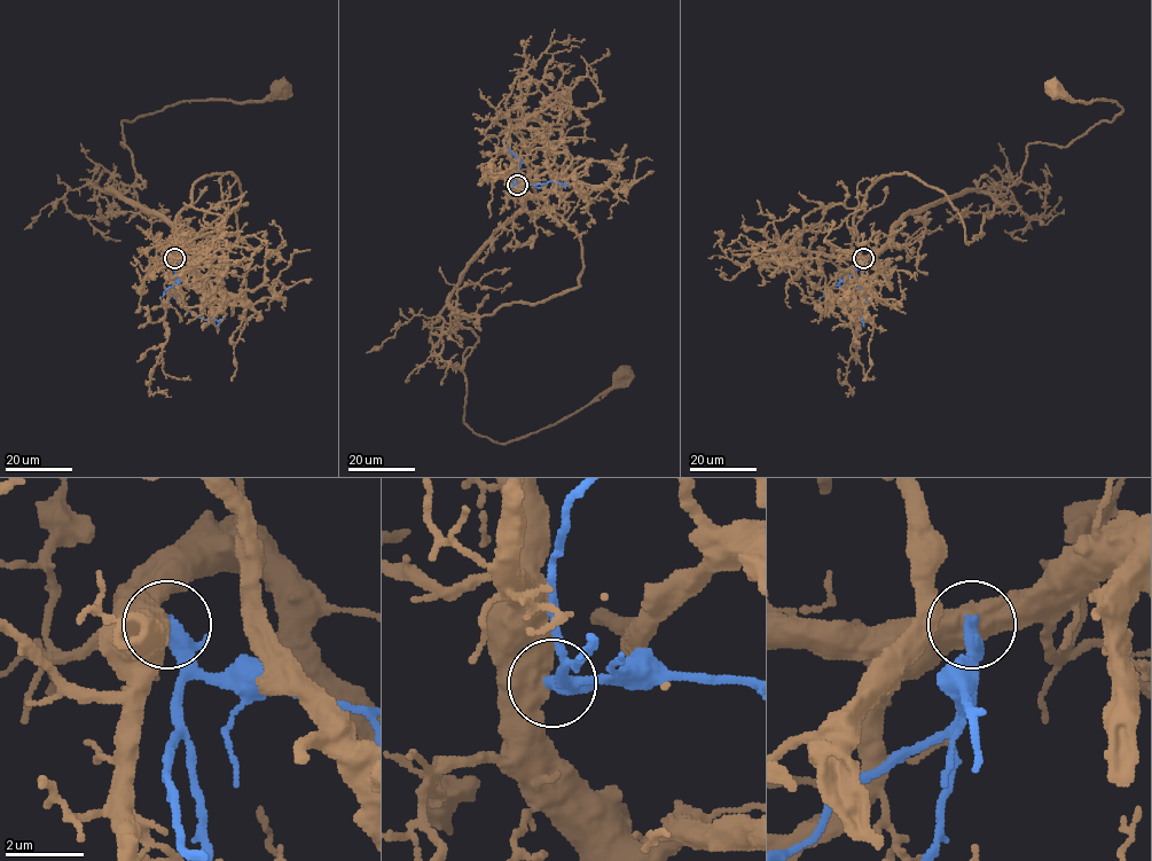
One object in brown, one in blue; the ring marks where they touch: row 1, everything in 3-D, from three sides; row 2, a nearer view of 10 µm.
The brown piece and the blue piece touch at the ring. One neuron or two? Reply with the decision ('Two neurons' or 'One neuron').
Two neurons

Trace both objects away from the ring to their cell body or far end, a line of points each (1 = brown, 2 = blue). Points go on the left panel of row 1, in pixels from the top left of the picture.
1: (174, 257), (178, 232), (108, 192), (124, 193), (136, 175), (122, 122), (181, 102), (264, 101), (280, 91)
2: (174, 258), (178, 280), (171, 294), (205, 320), (222, 319)

